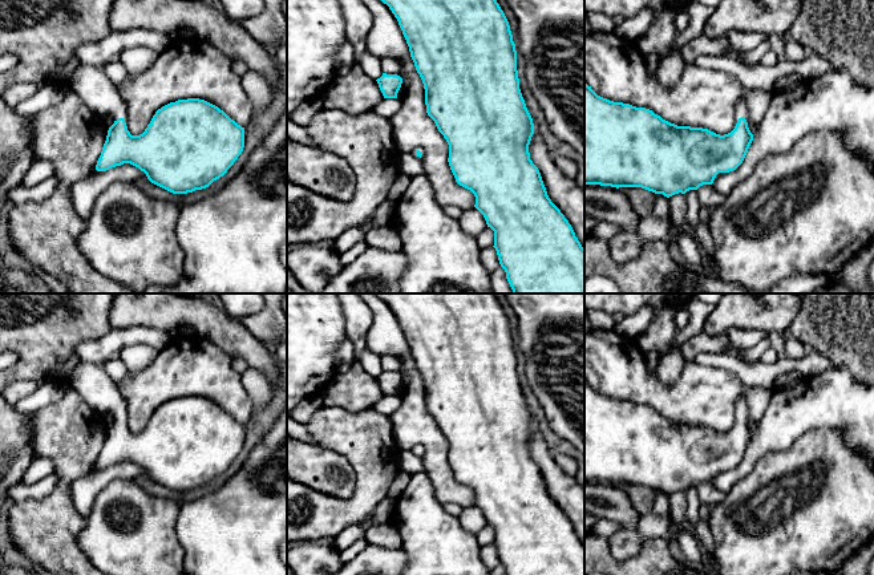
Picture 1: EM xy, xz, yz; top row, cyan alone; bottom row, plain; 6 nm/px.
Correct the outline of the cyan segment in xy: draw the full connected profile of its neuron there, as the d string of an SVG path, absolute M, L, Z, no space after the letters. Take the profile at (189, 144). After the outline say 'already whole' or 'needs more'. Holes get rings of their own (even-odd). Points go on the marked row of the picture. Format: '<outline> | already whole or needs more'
M80 64L69 82L96 114L100 117L109 114L114 118L96 165L97 171L130 163L143 171L151 183L173 194L187 194L206 189L223 177L243 151L244 127L205 100L187 98L170 102L155 112L142 134L131 135L125 122L125 102L104 69Z | needs more

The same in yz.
M584 84L584 185L642 187L669 198L712 185L719 173L736 170L753 141L745 116L746 96L736 104L739 122L724 135L708 129L677 126L652 110L614 102Z | needs more

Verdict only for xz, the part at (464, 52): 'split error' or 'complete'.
complete

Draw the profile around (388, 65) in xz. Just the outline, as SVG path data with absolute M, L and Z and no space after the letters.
M383 58L381 60L381 70L383 70L383 73L387 73L387 74L397 74L398 76L401 72L401 65L394 58Z

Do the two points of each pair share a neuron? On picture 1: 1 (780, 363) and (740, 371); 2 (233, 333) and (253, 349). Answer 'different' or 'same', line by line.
1: same
2: same

